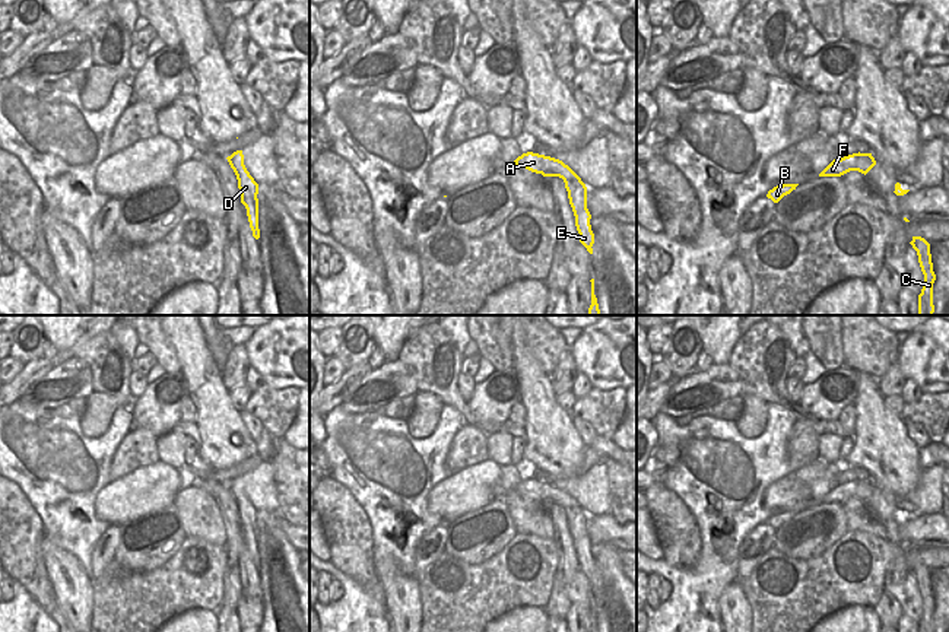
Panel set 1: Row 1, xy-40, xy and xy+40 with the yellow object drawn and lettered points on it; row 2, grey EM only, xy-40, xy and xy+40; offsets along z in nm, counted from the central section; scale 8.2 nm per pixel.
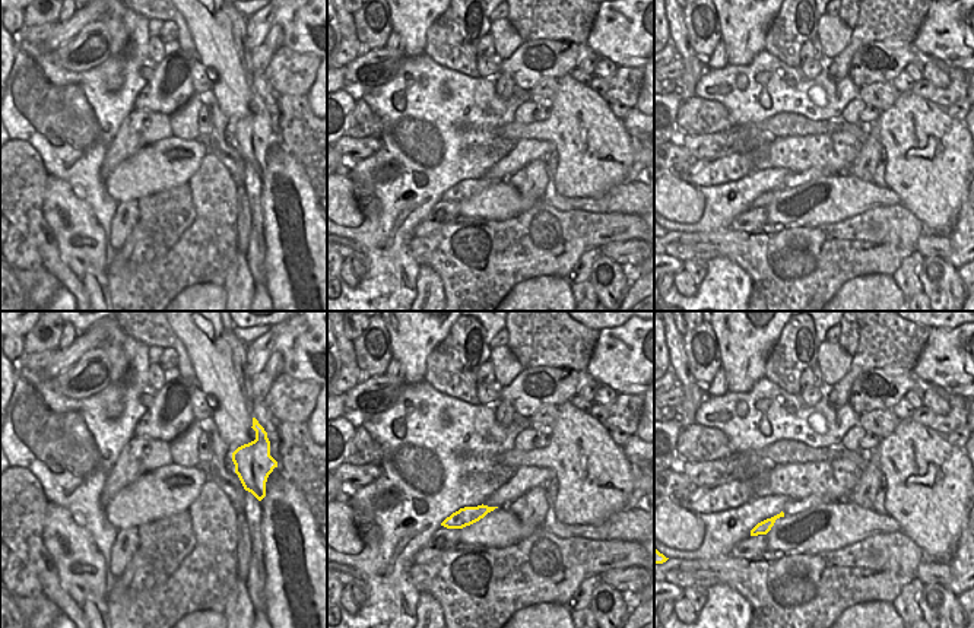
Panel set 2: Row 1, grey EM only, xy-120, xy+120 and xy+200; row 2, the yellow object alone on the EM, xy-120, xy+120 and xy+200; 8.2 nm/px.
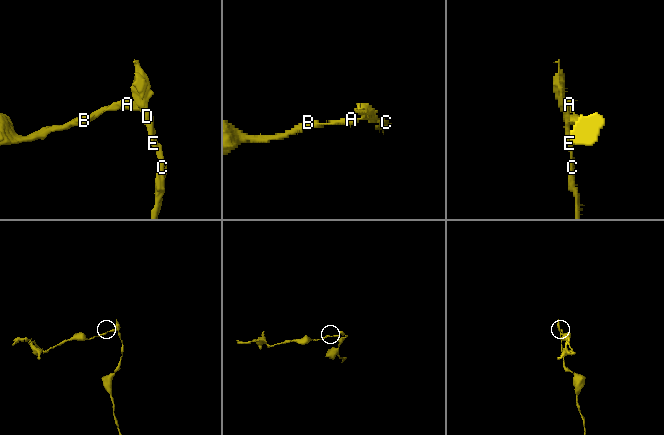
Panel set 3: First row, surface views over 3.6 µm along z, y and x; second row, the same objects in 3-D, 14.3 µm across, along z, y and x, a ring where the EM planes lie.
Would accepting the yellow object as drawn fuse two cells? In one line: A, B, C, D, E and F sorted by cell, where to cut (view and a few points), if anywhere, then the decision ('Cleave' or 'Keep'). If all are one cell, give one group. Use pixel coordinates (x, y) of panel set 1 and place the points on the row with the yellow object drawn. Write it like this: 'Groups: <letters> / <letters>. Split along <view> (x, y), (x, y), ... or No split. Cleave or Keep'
Groups: A B F / C D E. Split along xy (543, 155), (542, 159), (549, 170), (542, 174). Cleave.

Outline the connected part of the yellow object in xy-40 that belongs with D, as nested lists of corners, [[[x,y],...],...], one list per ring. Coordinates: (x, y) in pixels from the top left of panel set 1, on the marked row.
[[[242,150],[234,152],[226,159],[237,175],[238,188],[241,191],[241,203],[247,209],[247,216],[248,216],[250,228],[253,231],[253,236],[258,239],[260,238],[258,199],[257,199],[258,184],[254,181],[254,178],[250,175],[250,172],[244,165]]]

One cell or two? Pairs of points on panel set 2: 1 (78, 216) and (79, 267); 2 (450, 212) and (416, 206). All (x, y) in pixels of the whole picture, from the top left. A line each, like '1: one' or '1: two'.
1: one
2: two

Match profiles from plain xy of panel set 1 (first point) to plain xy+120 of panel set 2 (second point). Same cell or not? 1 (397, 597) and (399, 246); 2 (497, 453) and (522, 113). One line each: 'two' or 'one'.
1: two
2: one

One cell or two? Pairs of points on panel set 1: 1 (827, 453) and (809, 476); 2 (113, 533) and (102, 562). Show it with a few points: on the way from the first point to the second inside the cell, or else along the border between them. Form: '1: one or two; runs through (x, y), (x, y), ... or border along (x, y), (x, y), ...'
1: two; border along (819, 457), (828, 463)
2: one; runs through (110, 540), (102, 555)

